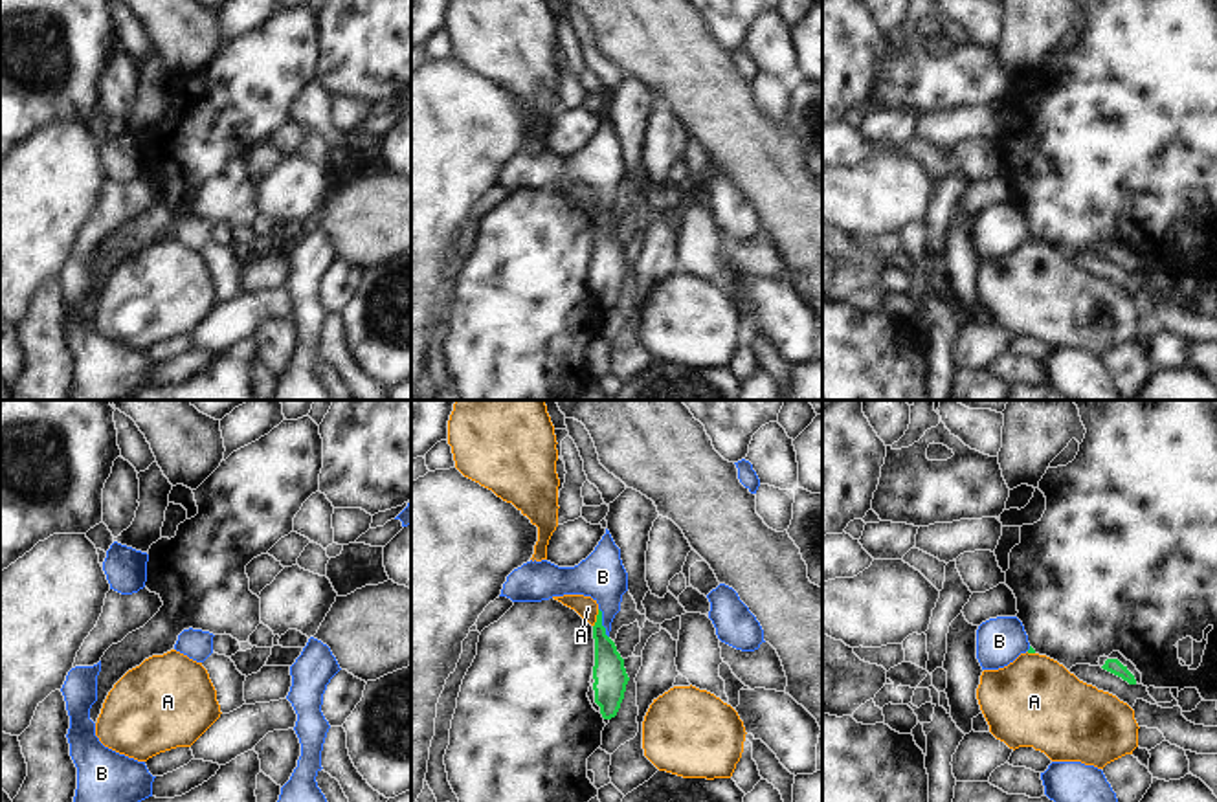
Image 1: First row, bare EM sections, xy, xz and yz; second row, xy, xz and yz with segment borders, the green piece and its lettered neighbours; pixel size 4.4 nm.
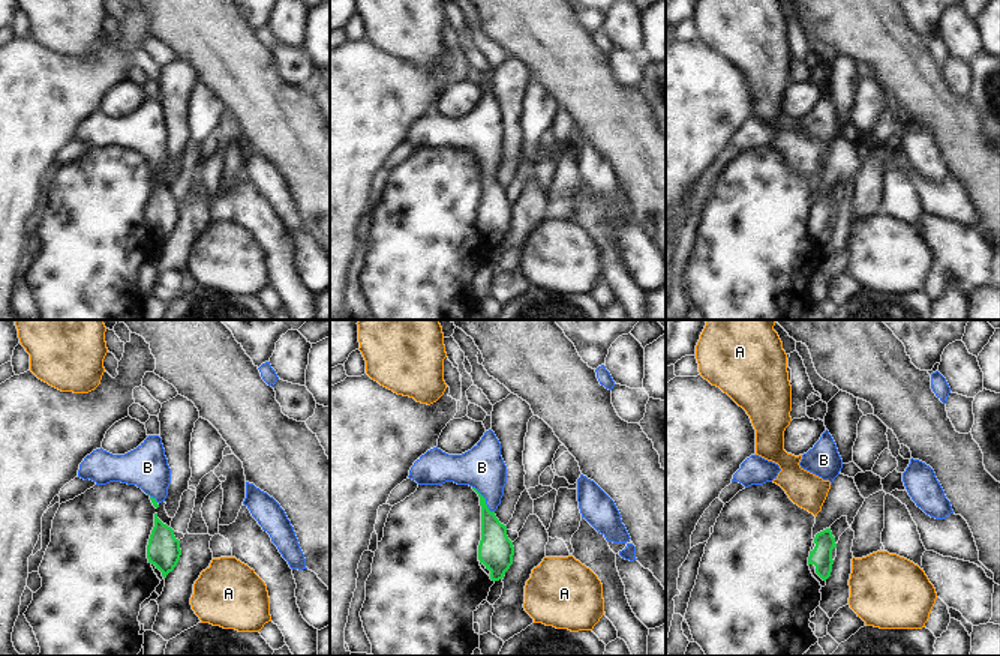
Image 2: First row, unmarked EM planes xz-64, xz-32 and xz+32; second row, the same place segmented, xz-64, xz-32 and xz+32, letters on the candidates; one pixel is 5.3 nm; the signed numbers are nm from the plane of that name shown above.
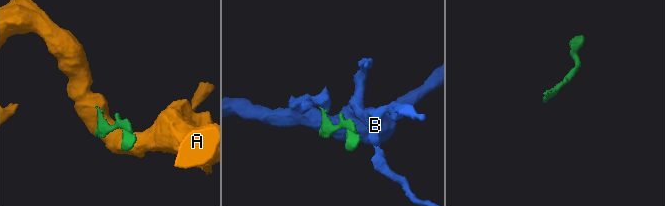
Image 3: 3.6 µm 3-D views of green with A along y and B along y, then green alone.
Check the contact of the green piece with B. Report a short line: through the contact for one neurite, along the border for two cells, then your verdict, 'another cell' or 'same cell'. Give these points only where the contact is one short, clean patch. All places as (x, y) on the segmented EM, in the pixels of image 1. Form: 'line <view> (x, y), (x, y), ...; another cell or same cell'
line xz (610, 676), (601, 623), (602, 577); same cell

